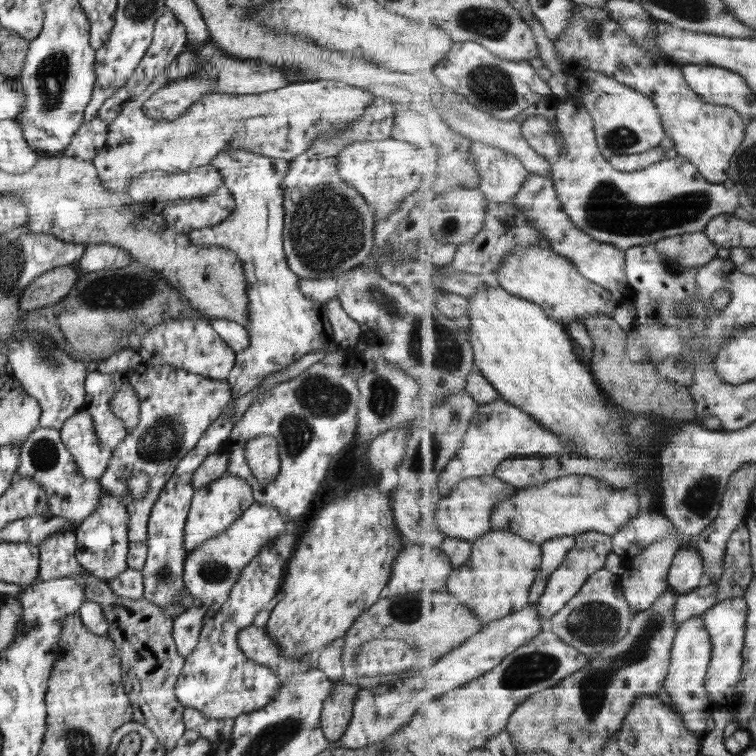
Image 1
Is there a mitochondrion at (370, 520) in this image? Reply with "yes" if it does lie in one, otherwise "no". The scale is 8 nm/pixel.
no

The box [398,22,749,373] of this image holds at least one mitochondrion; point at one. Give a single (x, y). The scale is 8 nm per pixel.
(607, 209)

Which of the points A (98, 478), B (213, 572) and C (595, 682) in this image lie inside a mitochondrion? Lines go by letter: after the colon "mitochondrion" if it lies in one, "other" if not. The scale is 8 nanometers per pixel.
A: other
B: mitochondrion
C: mitochondrion

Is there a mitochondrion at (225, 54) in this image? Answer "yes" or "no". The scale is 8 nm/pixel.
no

